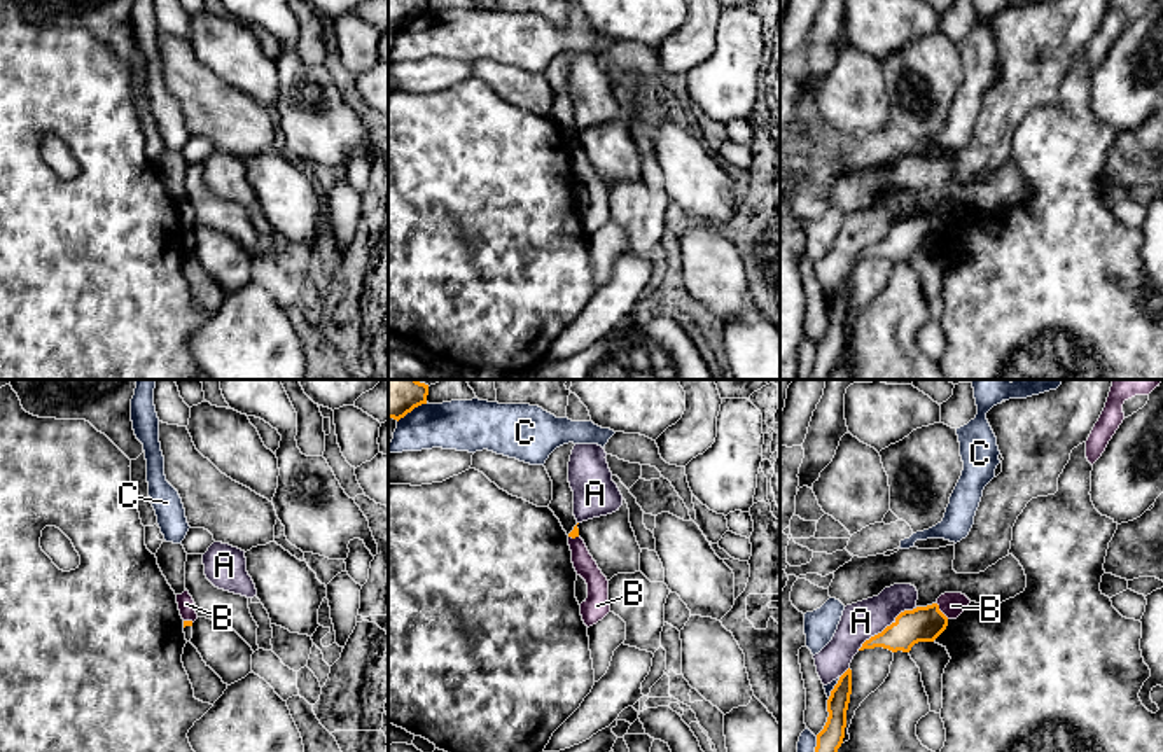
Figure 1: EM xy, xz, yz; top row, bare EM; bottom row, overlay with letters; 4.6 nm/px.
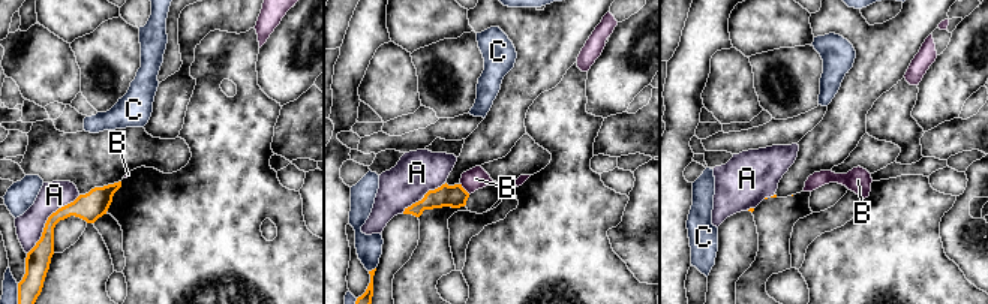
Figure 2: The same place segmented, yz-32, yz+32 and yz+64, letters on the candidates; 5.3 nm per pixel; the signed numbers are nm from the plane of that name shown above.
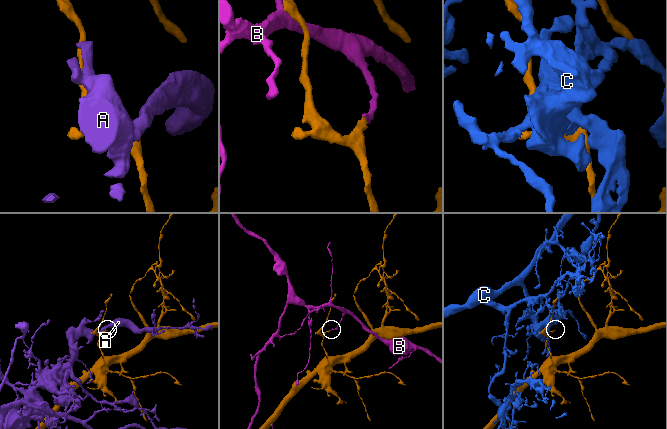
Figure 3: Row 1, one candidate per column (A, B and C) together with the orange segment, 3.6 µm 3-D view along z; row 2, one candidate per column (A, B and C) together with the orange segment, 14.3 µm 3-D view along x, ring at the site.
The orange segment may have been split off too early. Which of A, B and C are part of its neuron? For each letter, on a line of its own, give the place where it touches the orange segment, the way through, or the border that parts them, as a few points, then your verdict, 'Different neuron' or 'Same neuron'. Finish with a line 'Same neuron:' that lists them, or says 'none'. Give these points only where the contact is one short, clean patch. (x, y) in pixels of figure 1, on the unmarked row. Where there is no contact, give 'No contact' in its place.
A: Touches orange at yz (887, 235). Different neuron
B: Touches orange at yz (940, 219). Different neuron
C: Touches orange at yz (815, 362). Different neuron
Same neuron: none

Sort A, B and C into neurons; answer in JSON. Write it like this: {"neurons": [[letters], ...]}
{"neurons": [["A"], ["B"], ["C"]]}

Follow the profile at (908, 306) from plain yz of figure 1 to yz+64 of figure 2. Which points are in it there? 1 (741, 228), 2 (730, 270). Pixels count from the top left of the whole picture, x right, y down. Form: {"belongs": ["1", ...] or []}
{"belongs": []}

